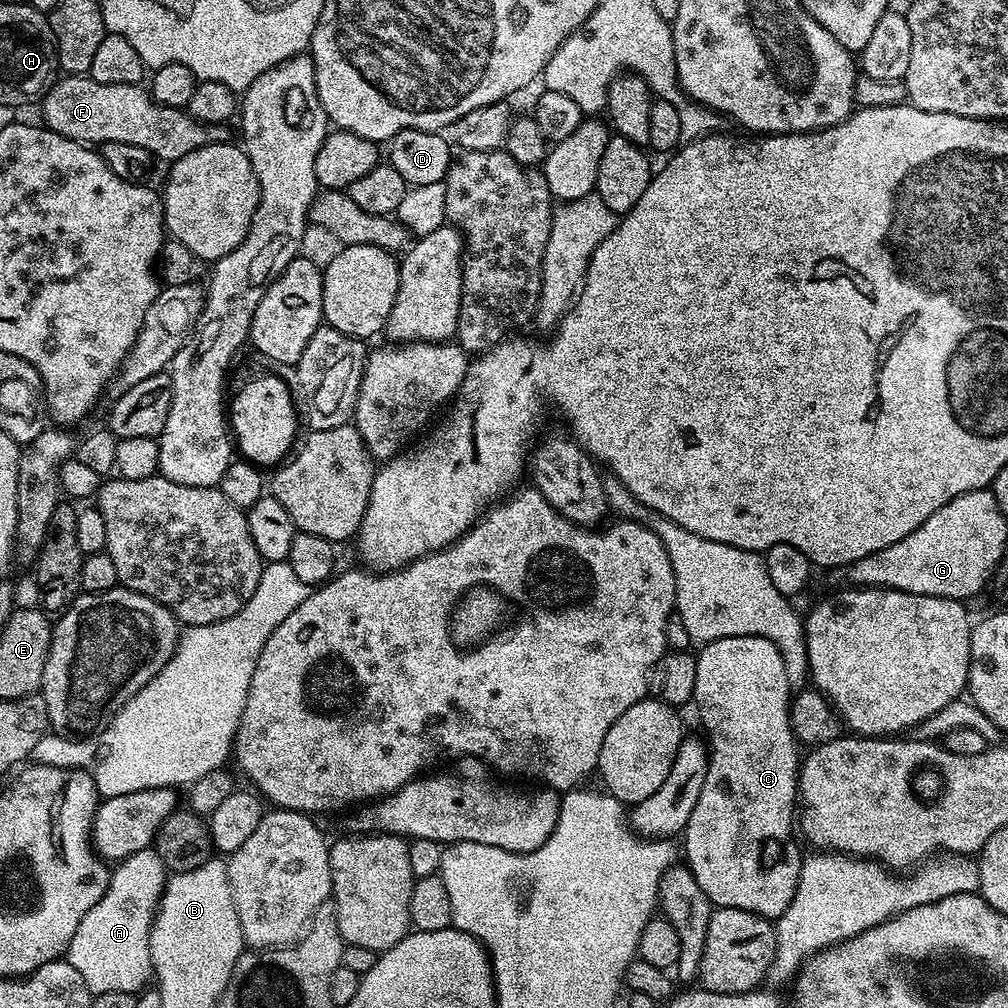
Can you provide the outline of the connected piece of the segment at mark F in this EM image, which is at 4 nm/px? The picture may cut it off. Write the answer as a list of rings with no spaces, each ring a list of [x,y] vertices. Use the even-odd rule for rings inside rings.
[[[68,74],[57,79],[44,93],[43,127],[89,146],[106,142],[130,142],[142,146],[157,161],[171,162],[209,142],[229,139],[228,128],[199,124],[182,108],[162,106],[140,84],[94,82],[87,74]],[[64,79],[64,80],[63,80]]]

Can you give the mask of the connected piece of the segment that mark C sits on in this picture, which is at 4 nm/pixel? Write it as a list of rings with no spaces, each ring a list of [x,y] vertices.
[[[735,636],[734,638],[718,638],[714,642],[703,645],[695,653],[696,673],[694,674],[694,694],[692,700],[696,708],[700,711],[700,720],[704,723],[704,728],[708,731],[706,735],[707,743],[710,745],[710,755],[708,757],[708,769],[706,770],[706,782],[702,786],[702,794],[698,794],[698,802],[690,814],[688,824],[684,827],[682,839],[682,856],[686,859],[686,865],[697,879],[699,886],[709,896],[713,905],[722,908],[737,908],[753,912],[759,916],[777,918],[790,906],[790,898],[794,898],[794,890],[798,886],[800,877],[800,865],[802,863],[802,852],[796,849],[796,840],[792,837],[794,832],[794,817],[798,812],[798,781],[800,779],[800,765],[802,763],[802,752],[798,747],[796,735],[792,733],[792,723],[788,717],[790,707],[790,697],[794,689],[788,682],[786,674],[786,662],[774,642],[770,638],[761,636]]]

